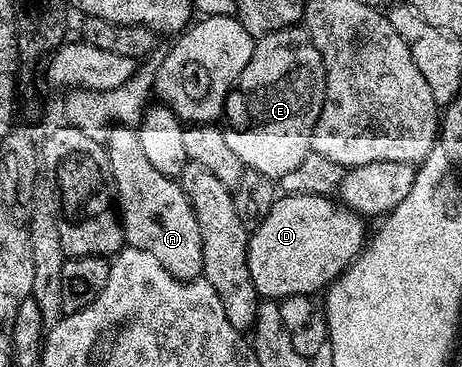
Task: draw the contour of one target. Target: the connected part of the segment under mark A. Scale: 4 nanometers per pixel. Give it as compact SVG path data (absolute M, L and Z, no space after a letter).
M117 125L107 135L106 149L116 187L118 213L124 223L125 243L142 248L142 252L150 252L150 256L154 256L158 264L180 282L192 282L201 277L204 273L202 232L188 194L179 181L162 176L162 172L150 164L150 159L142 152L142 140L135 129Z

